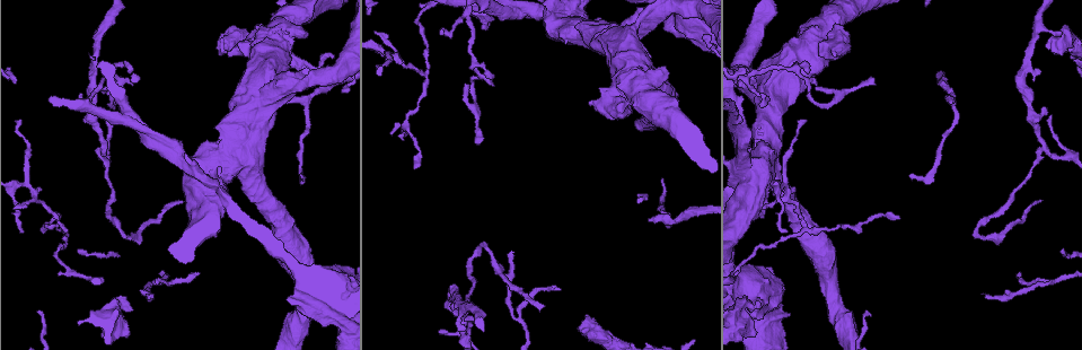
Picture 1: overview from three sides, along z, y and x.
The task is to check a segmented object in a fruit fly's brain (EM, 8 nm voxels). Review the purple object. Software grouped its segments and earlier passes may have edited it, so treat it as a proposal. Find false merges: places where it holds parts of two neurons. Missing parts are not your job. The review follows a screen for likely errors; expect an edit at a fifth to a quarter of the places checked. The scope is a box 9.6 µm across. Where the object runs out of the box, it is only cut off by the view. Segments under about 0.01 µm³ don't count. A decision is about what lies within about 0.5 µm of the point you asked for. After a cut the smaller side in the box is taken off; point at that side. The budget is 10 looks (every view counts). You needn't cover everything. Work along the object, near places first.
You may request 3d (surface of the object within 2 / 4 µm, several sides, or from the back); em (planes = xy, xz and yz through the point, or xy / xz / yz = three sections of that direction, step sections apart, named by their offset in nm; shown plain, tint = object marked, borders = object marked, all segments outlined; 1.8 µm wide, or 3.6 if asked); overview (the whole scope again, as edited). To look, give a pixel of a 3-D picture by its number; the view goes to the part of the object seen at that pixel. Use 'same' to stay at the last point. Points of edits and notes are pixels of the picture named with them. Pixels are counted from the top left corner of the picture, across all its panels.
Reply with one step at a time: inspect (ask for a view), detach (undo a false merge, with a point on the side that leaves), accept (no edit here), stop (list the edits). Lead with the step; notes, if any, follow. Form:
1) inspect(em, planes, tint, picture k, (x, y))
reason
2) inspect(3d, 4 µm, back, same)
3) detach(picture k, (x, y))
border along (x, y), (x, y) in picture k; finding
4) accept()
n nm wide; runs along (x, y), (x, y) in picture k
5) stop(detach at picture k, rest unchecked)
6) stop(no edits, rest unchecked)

inspect(em, xz, step 4, tint, picture 1, (106, 78))
thick turns thin

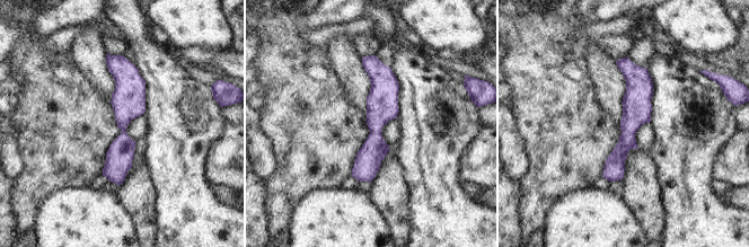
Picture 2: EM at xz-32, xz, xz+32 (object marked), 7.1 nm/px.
accept()
runs along (108, 58), (123, 72), (120, 181) in picture 2; all the same neuron

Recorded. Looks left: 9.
inspect(3d, 4 µm, picture 1, (546, 13))
three arms meet

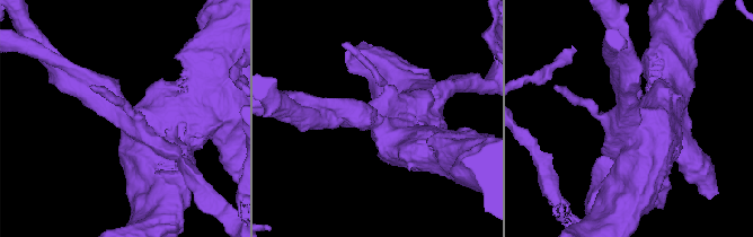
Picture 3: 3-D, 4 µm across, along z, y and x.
inspect(em, 3.6 µm, planes, tint, picture 3, (119, 115))
3 arms; arms of 340, 340, 800 nm

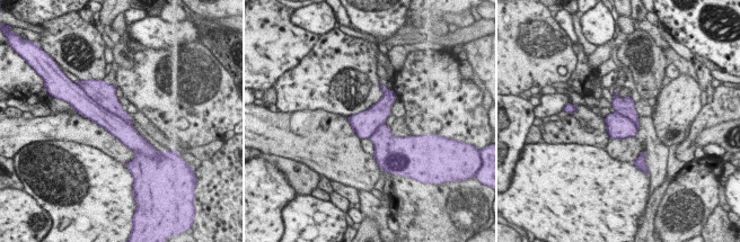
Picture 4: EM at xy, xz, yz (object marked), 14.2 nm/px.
detach(picture 4, (116, 126))
400 nm wide; a second neuron is stuck on

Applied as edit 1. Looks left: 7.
stop(detach at picture 4, rest unchecked)

